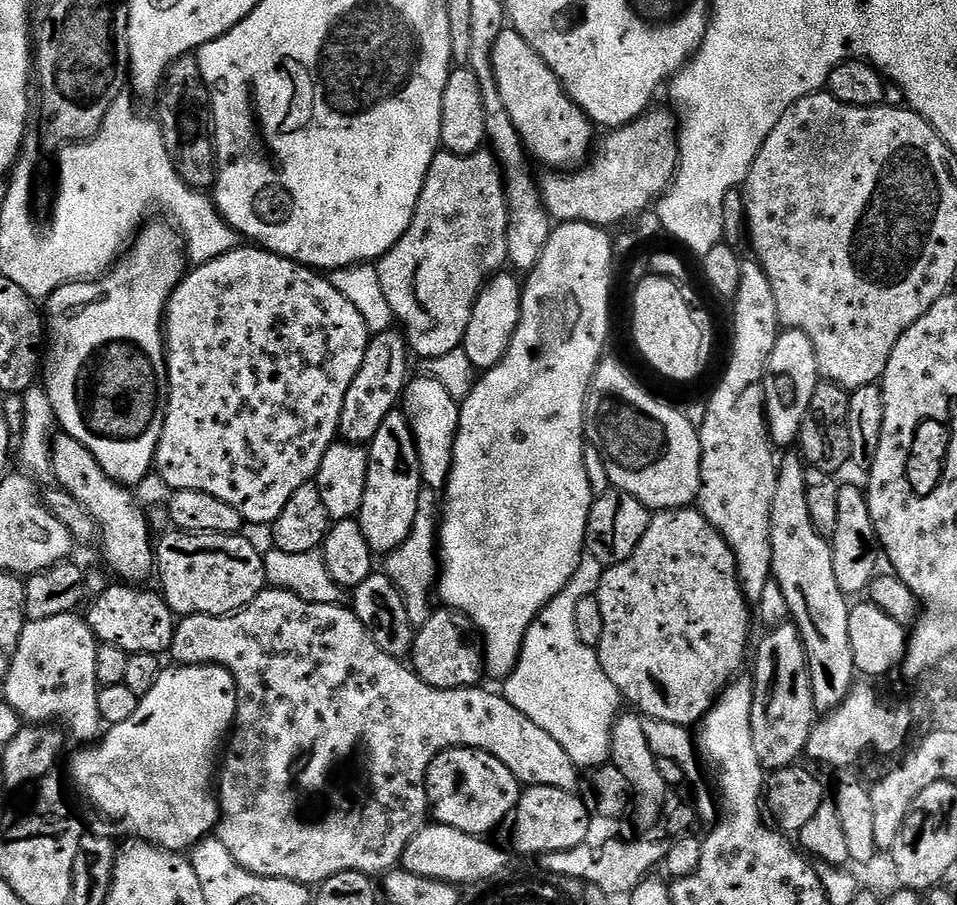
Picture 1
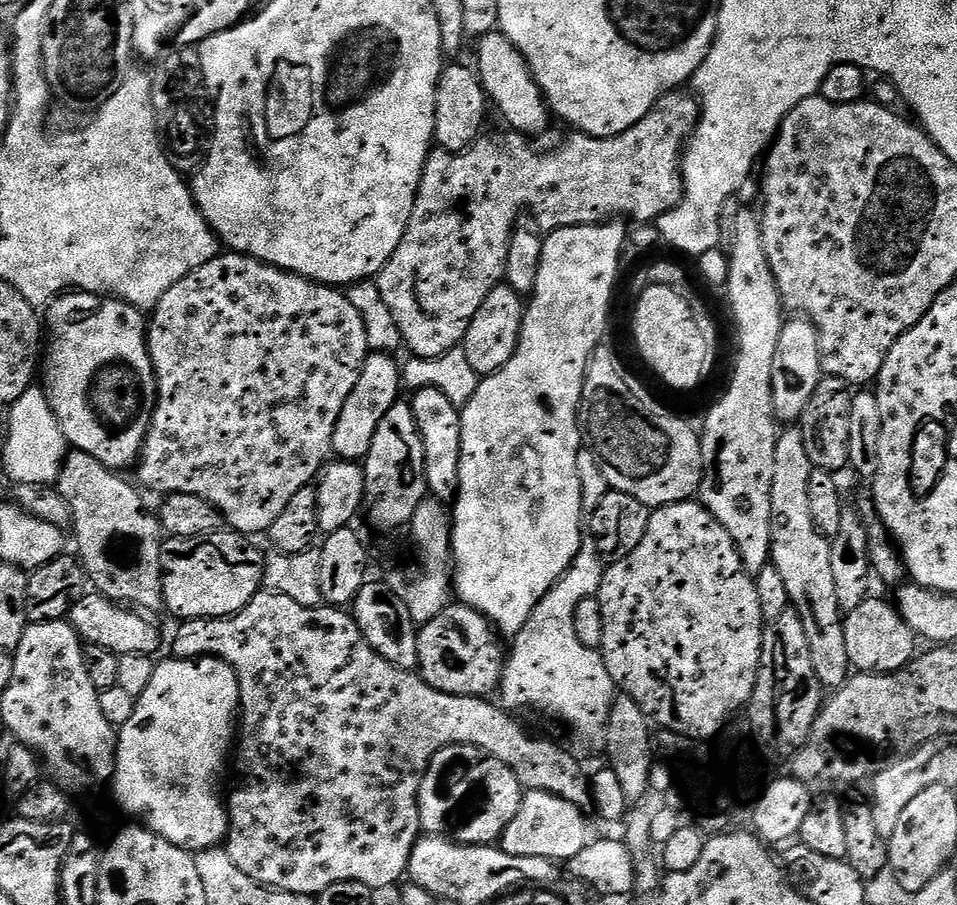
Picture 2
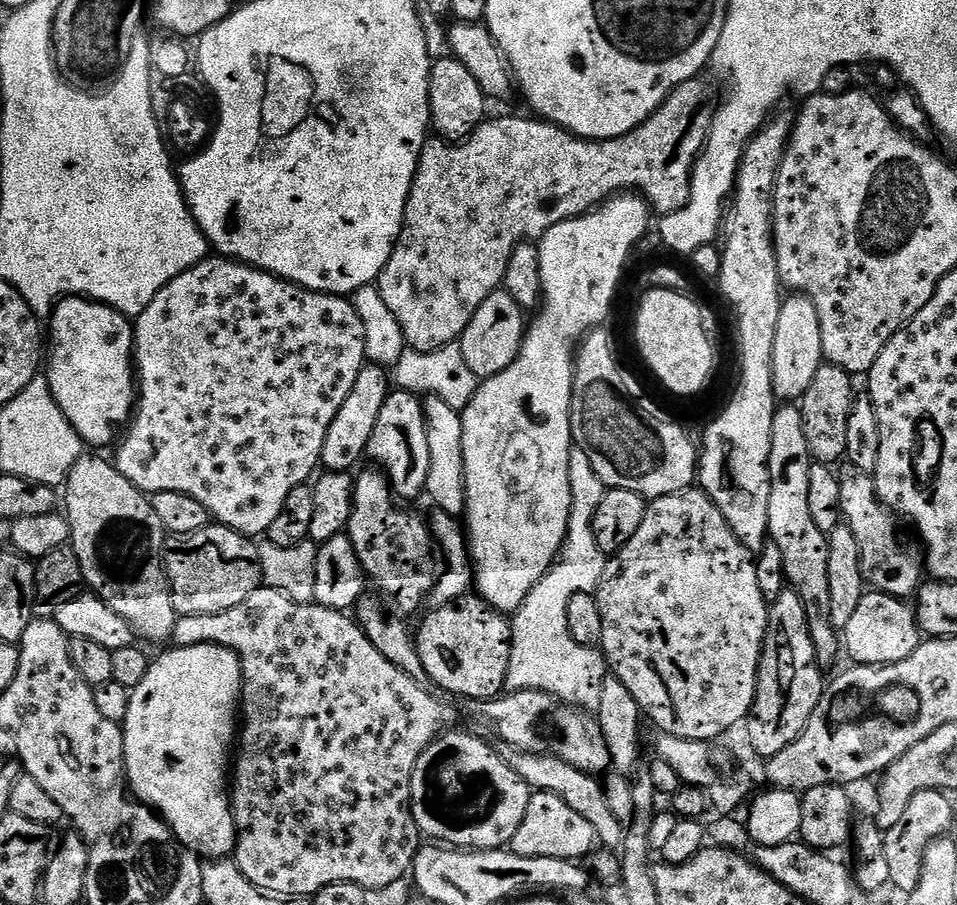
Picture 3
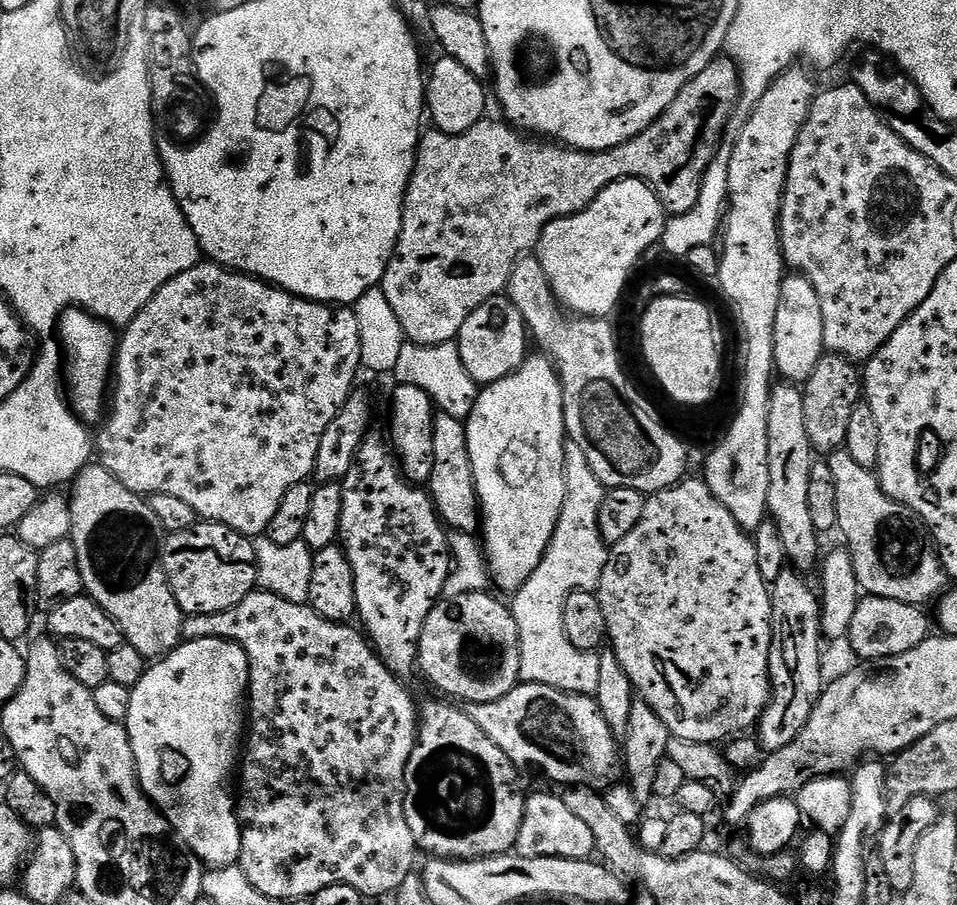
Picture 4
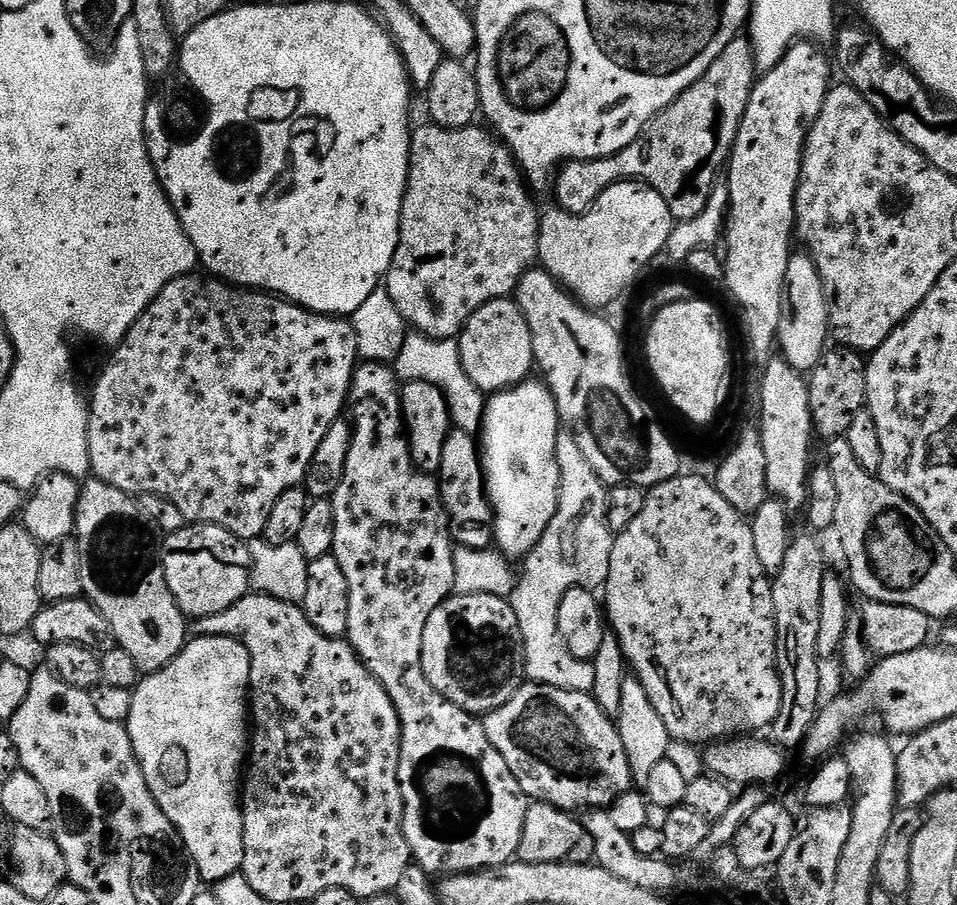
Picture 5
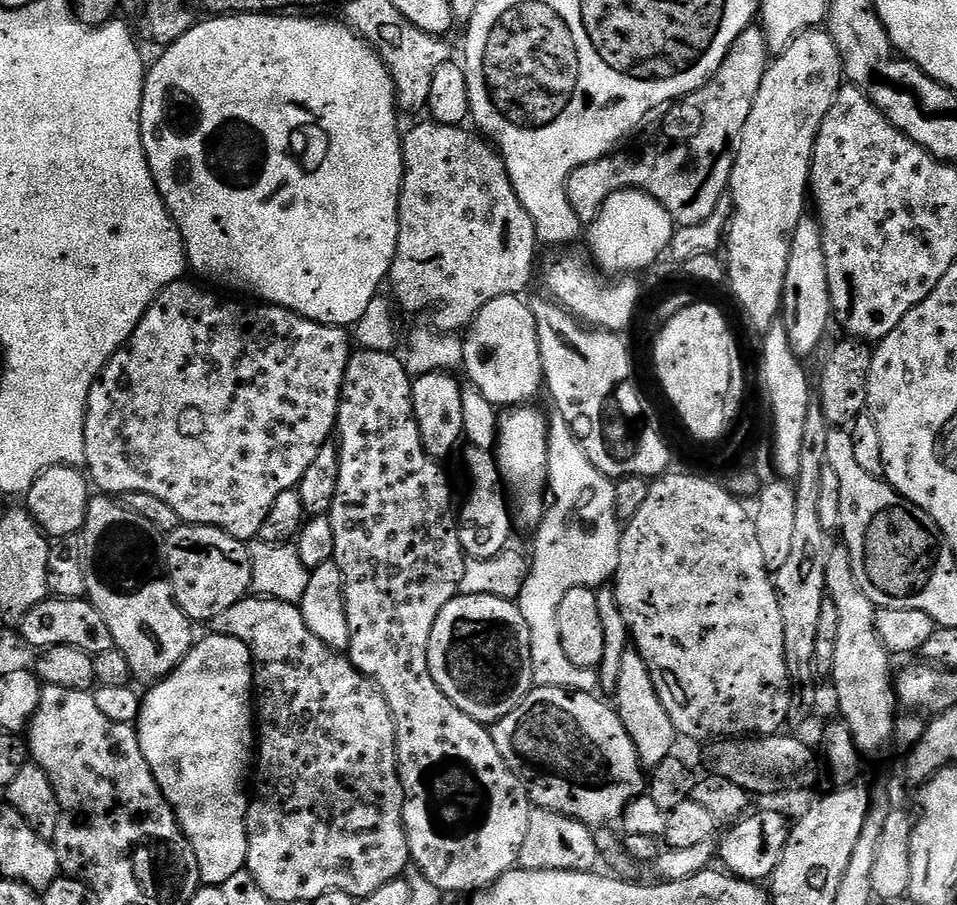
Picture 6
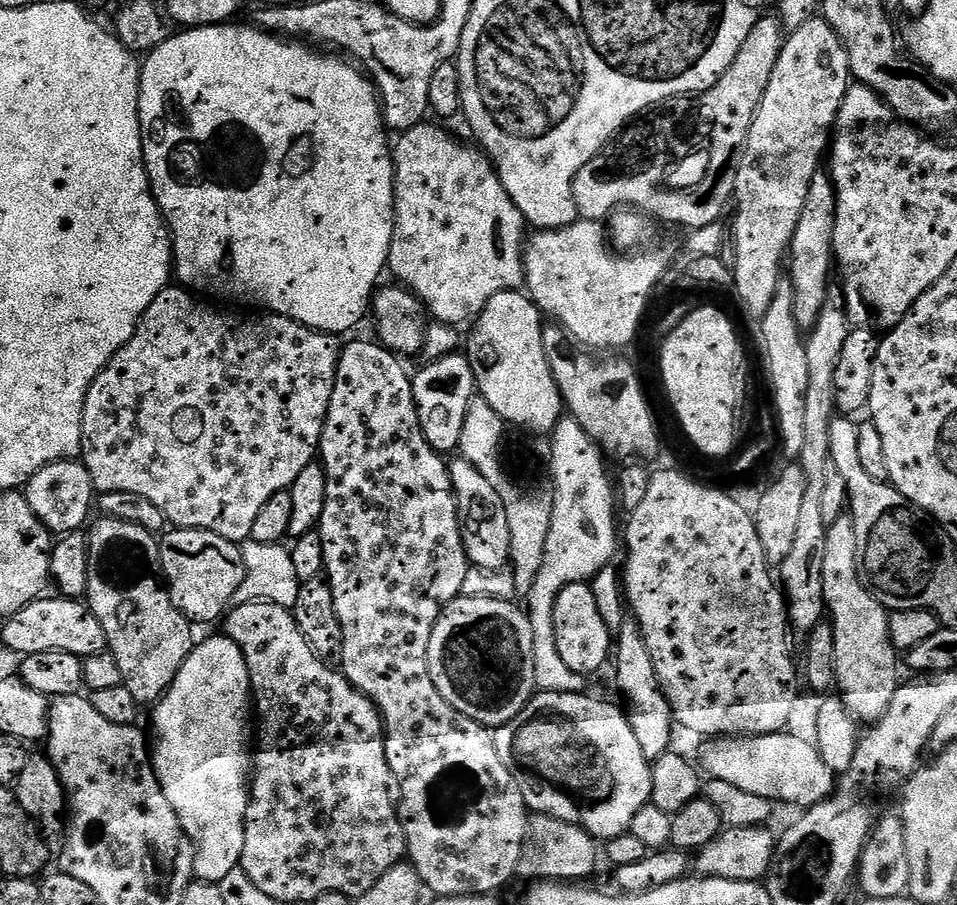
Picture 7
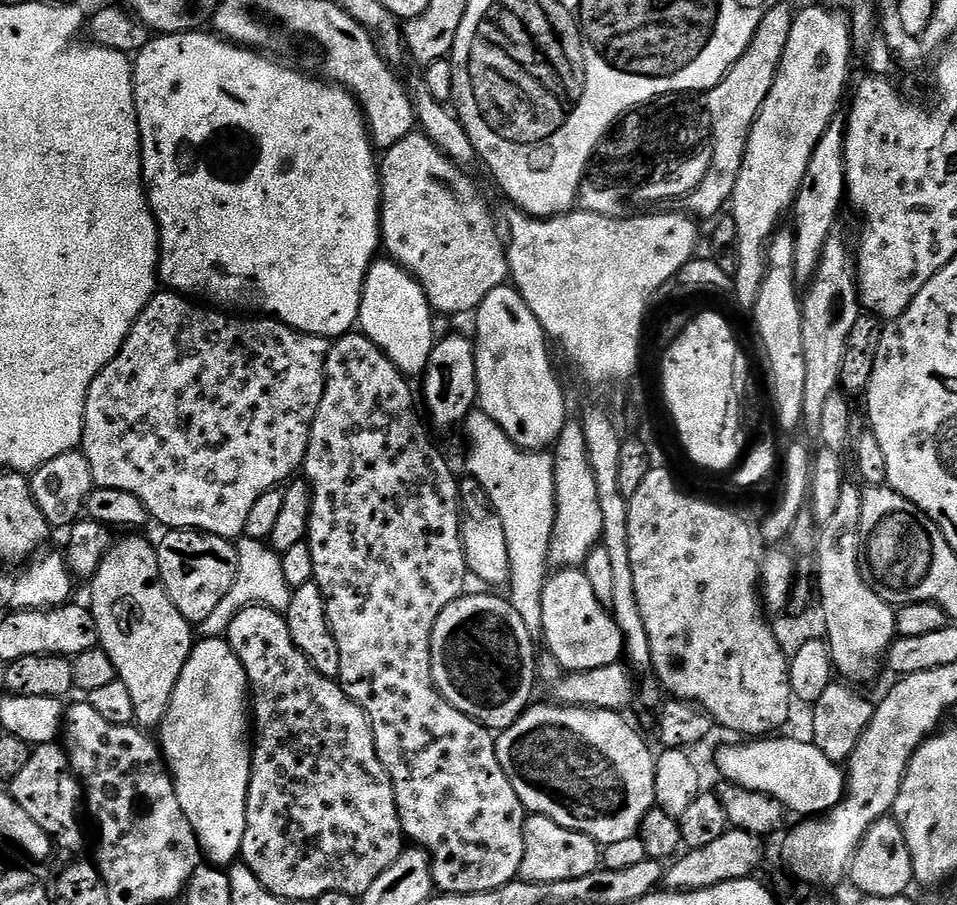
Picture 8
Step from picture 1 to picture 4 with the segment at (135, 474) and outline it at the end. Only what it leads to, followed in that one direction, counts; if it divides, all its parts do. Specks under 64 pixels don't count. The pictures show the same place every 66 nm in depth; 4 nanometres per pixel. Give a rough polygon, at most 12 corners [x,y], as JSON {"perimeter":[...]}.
{"perimeter":[[83,308],[60,317],[70,407],[106,416],[117,329]]}

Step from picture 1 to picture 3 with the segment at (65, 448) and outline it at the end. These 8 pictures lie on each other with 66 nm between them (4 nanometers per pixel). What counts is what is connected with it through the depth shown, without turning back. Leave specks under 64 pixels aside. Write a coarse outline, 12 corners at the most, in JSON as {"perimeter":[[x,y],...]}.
{"perimeter":[[111,459],[62,485],[85,585],[139,639],[178,617],[166,533]]}

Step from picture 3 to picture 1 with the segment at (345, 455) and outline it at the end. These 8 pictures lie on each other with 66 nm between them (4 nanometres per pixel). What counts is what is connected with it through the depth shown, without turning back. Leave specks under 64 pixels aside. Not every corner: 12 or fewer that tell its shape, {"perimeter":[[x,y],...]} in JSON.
{"perimeter":[[403,331],[369,339],[338,433],[371,444],[410,379]]}

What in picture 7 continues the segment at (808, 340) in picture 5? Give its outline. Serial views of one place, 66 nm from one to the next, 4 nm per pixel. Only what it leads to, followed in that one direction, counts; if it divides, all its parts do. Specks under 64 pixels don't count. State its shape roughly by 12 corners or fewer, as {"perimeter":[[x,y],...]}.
{"perimeter":[[814,174],[790,249],[794,318],[816,325],[834,272],[836,191]]}

